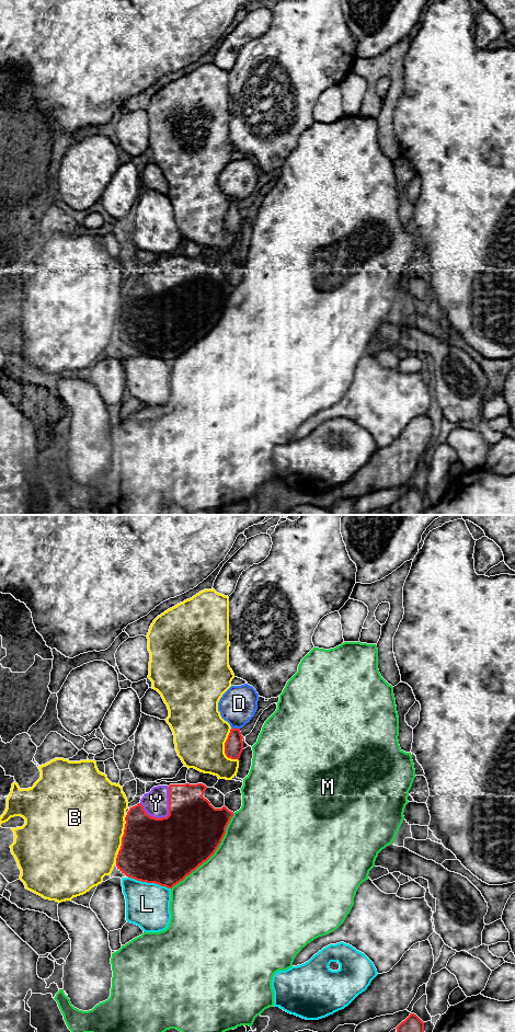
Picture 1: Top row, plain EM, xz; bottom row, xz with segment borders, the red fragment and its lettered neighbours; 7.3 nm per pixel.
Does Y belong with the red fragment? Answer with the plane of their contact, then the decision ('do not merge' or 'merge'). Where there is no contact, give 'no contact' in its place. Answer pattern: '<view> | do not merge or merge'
xz | merge

